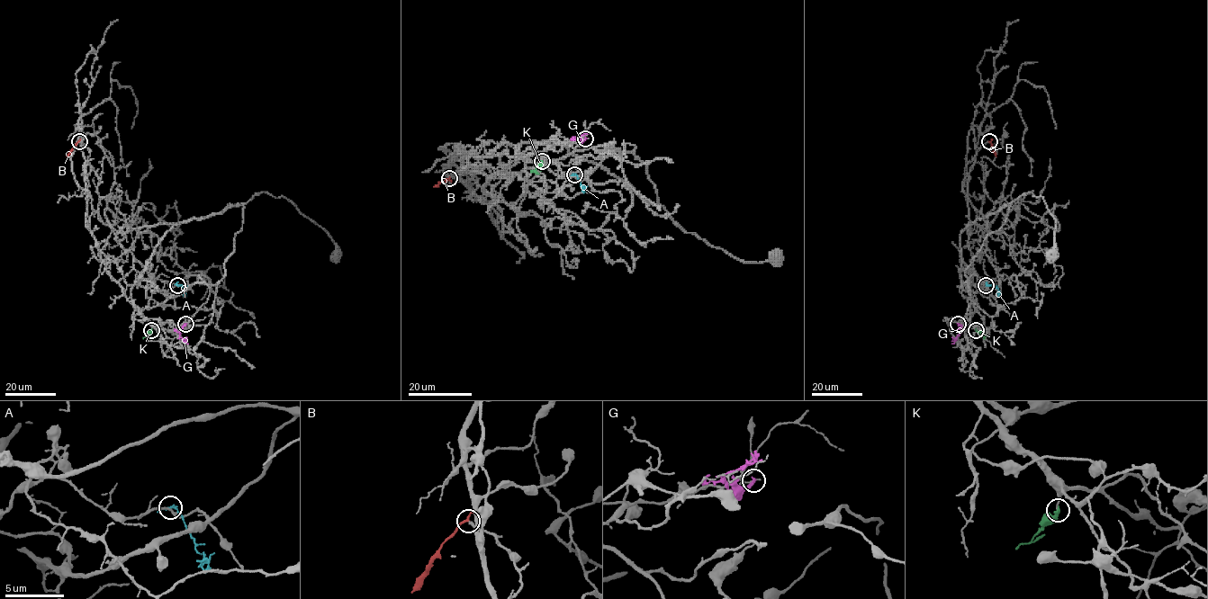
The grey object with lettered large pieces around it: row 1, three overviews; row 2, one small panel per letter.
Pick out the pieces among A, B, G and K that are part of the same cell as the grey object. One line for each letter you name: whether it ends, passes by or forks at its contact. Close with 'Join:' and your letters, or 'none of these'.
B: It passes by
Join: B

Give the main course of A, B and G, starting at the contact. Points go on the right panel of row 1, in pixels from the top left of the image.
A: (986, 285), (997, 289), (1000, 293), (997, 295)
B: (989, 141), (996, 156)
G: (959, 324), (960, 330), (952, 344)

